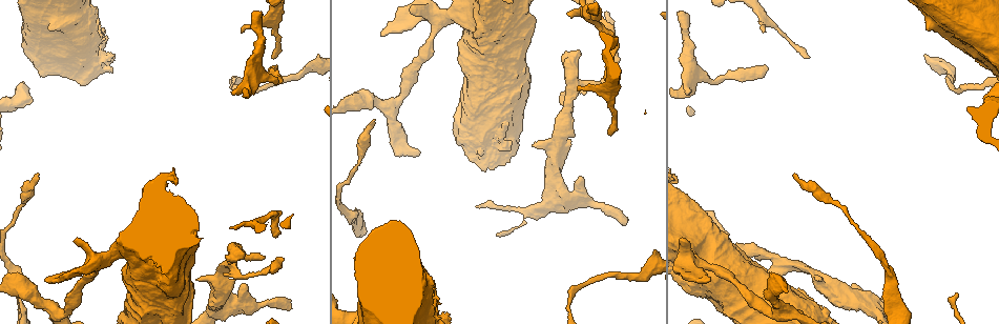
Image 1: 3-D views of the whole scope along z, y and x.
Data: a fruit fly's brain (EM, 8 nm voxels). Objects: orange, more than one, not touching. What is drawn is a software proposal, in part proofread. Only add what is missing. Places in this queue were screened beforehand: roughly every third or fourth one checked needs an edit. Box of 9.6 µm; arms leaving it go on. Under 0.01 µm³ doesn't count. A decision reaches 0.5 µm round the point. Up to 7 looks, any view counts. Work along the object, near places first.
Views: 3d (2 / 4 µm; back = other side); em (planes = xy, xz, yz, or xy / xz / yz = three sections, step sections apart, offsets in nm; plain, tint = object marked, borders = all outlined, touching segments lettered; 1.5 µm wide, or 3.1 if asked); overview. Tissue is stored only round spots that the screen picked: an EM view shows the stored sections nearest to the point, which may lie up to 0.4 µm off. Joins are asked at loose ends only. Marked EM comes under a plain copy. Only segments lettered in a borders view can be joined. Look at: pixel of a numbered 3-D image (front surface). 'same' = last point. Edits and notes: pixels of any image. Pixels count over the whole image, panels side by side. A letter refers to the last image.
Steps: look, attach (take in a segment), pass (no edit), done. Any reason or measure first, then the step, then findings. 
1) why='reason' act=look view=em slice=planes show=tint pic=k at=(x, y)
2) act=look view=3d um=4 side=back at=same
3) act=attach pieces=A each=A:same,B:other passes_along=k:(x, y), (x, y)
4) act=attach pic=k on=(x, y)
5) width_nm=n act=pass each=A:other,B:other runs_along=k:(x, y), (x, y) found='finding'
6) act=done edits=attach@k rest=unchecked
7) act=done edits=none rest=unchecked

why='free end' act=look view=3d um=4 pic=1 at=(686, 93)

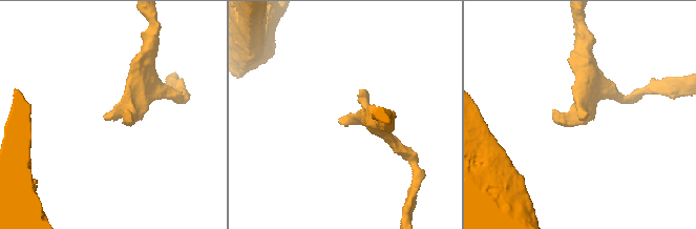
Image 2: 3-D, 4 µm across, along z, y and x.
act=look view=em slice=yz step=4 show=borders pic=2 at=(579, 117)

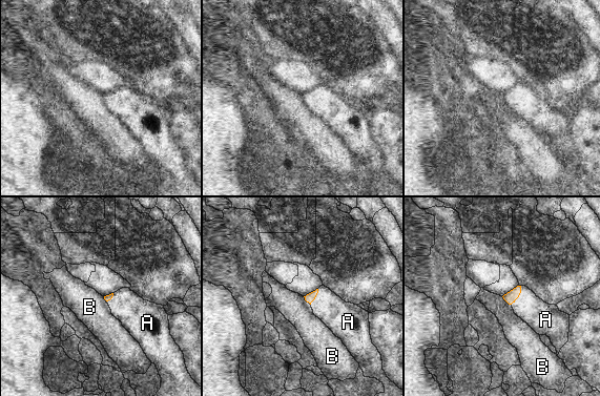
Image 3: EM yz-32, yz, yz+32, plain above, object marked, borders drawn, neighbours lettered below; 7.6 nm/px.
act=look view=em slice=xz step=8 show=borders at=same

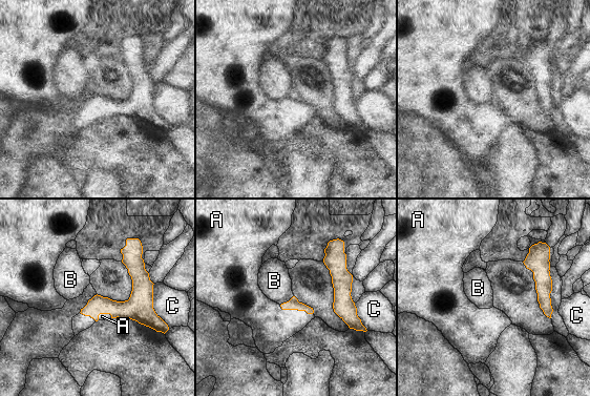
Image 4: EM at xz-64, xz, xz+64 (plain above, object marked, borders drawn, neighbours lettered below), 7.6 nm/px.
act=attach pieces=A each=A:same,B:other,C:other passes_along=4:(293, 304), (295, 309), (271, 325) found='it goes on there'

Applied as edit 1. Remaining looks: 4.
act=look view=3d um=2 pic=1 at=(577, 89)

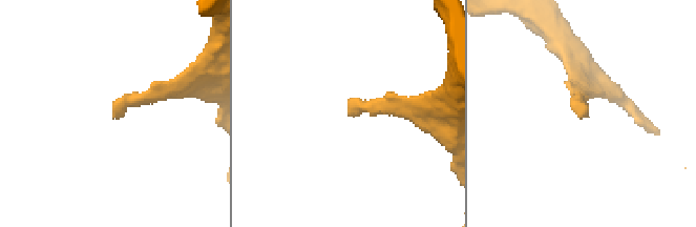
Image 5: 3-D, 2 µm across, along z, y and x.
act=look view=em slice=planes show=borders pic=5 at=(349, 104)

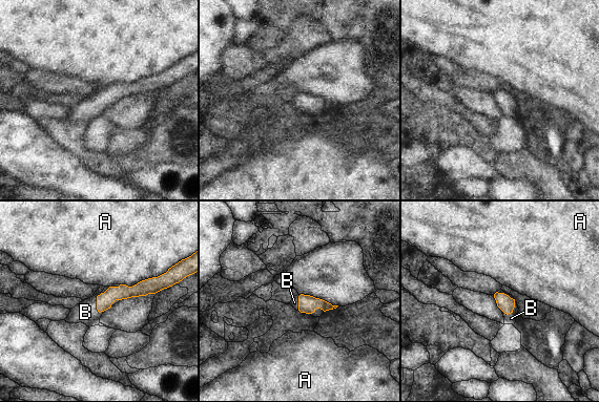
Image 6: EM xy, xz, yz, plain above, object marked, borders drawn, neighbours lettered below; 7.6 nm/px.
act=attach pieces=B each=A:other,B:same passes_along=6:(104, 300), (97, 298), (85, 312) found='the neuron continues'

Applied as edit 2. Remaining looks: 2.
act=look view=3d um=4 pic=1 at=(272, 273)

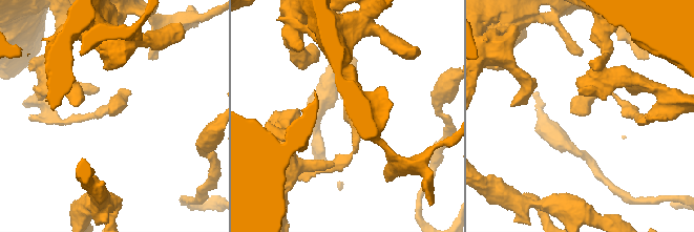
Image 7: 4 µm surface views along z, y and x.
act=look view=em slice=planes show=borders pic=7 at=(110, 115)

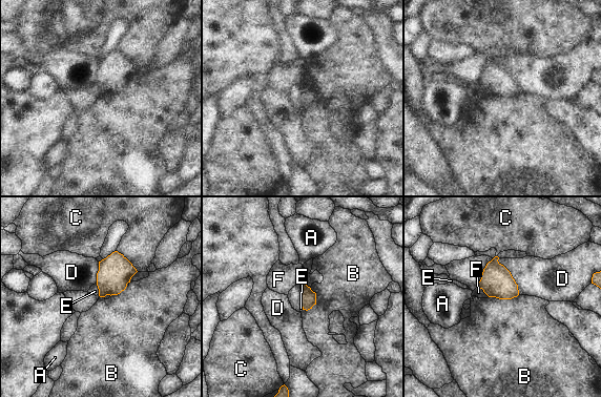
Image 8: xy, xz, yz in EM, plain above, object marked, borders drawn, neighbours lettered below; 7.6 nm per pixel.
longest_contact=D:320nm act=pass each=A:other,B:other,C:other,D:other,E:other,F:other border=8:(309, 287), (315, 303), (306, 311) found='none of them fits'

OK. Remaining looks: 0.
act=done edits=attach@4,attach@6 rest=unchecked

